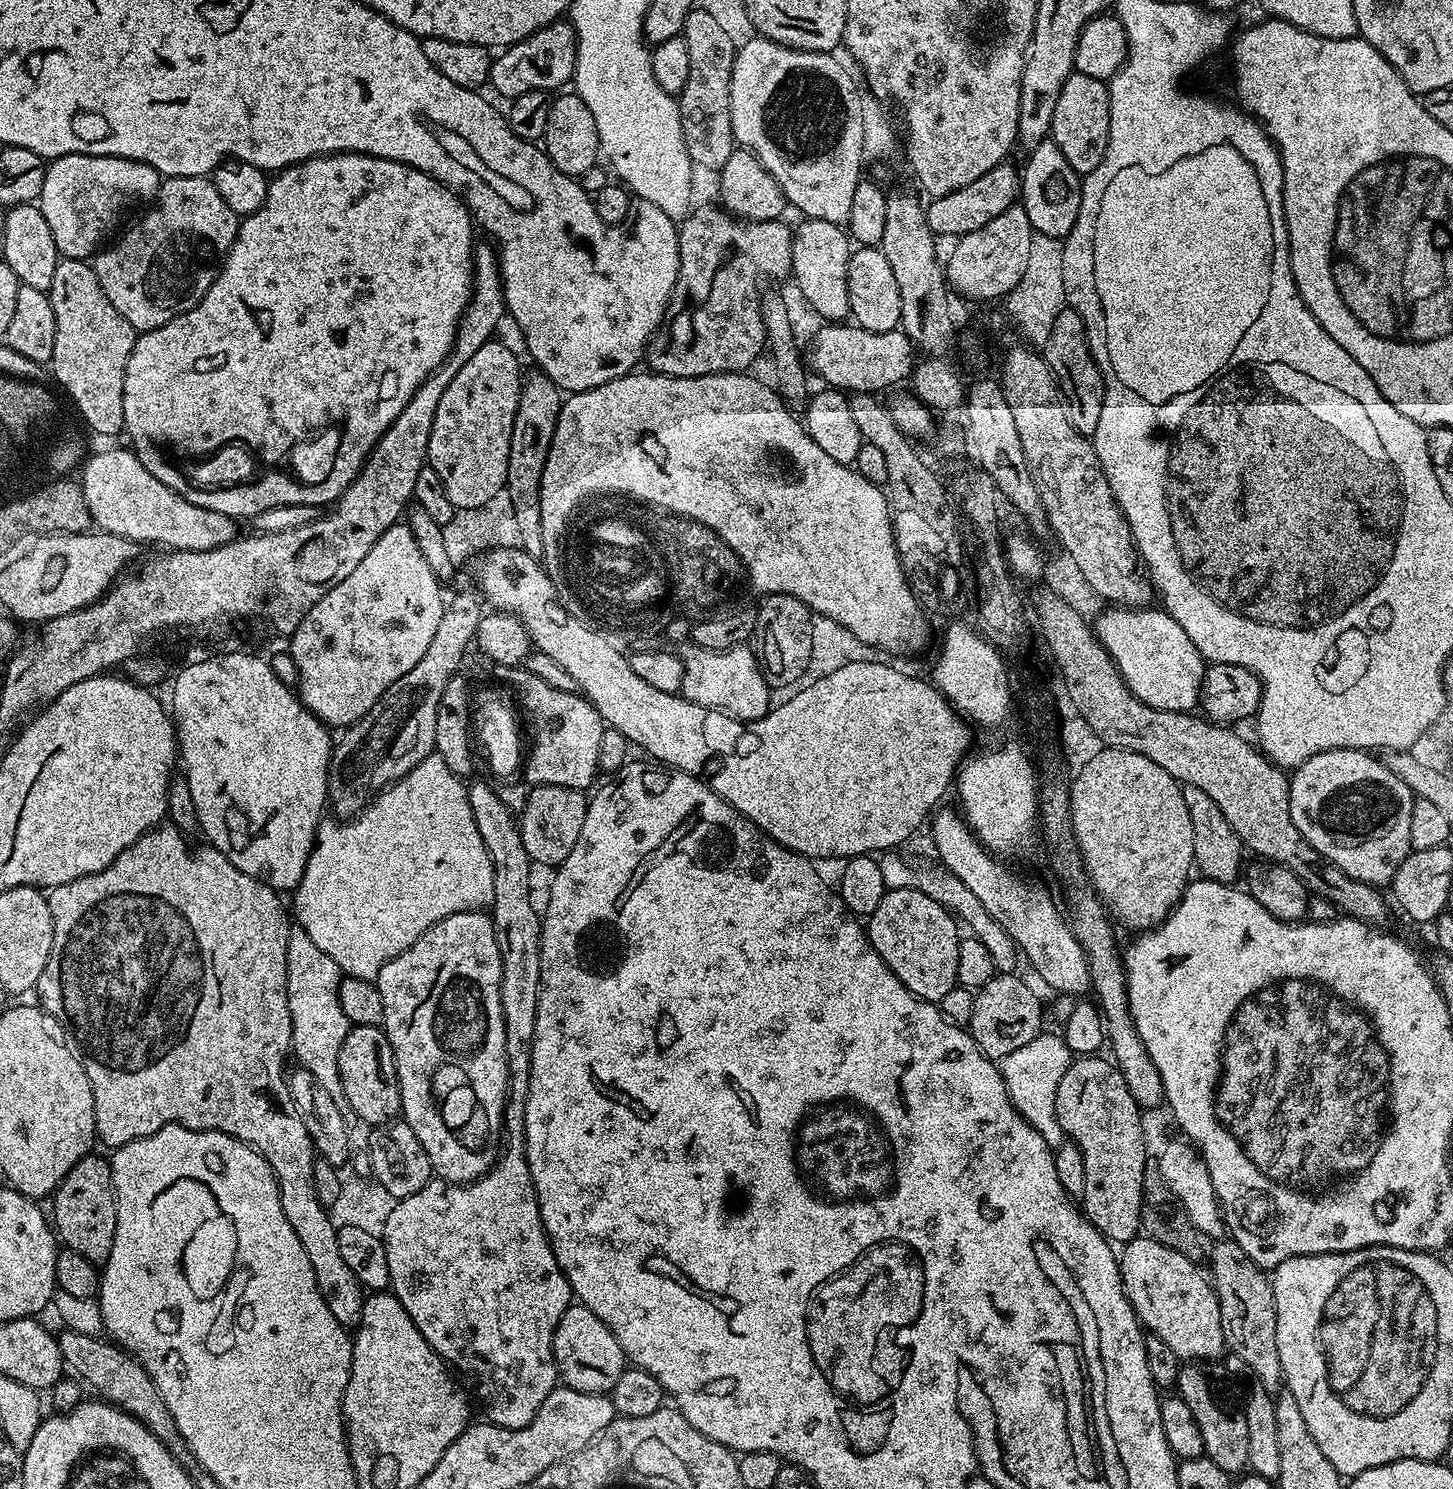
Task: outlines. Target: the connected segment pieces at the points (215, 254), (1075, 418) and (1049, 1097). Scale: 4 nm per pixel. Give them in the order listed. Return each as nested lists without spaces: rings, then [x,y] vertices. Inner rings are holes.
[[[208,176],[167,177],[148,210],[117,244],[109,243],[103,250],[97,251],[91,261],[106,298],[110,298],[114,310],[118,310],[118,314],[122,314],[122,318],[126,318],[126,322],[130,322],[137,333],[166,326],[166,322],[194,310],[194,306],[202,302],[206,290],[210,290],[220,273],[220,266],[230,246],[236,241],[241,222],[241,217],[236,216],[230,206],[226,206],[225,199],[218,194]]]
[[[1065,306],[1054,318],[1049,338],[1042,345],[1042,355],[1048,363],[1052,377],[1056,379],[1056,386],[1067,407],[1068,417],[1074,430],[1078,430],[1083,436],[1095,437],[1098,418],[1102,418],[1104,405],[1104,376],[1100,373],[1096,357],[1093,356],[1088,345],[1086,326],[1073,308]]]
[[[1048,1030],[1041,1031],[1026,1046],[1006,1054],[998,1061],[998,1067],[1006,1090],[1010,1094],[1010,1102],[1042,1134],[1046,1146],[1055,1149],[1062,1146],[1066,1138],[1062,1126],[1058,1126],[1058,1110],[1054,1110],[1054,1098],[1058,1094],[1058,1082],[1062,1082],[1062,1074],[1072,1065],[1074,1053],[1068,1049],[1063,1035],[1051,1036]]]

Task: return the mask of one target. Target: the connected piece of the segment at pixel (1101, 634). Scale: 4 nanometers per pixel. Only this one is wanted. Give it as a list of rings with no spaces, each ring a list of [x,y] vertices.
[[[1156,606],[1105,608],[1108,609],[1094,620],[1094,631],[1118,666],[1128,689],[1154,710],[1192,712],[1200,704],[1206,661],[1194,642],[1190,642],[1190,634],[1174,622],[1169,612]]]

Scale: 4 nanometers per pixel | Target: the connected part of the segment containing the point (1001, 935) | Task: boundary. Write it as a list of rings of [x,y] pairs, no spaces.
[[[890,850],[883,853],[879,857],[880,869],[882,870],[882,880],[886,890],[900,889],[900,888],[914,888],[920,892],[926,894],[927,897],[933,898],[936,902],[942,905],[945,909],[951,912],[962,924],[963,922],[970,926],[969,931],[977,937],[986,947],[986,950],[990,952],[990,958],[994,961],[994,966],[999,975],[1013,975],[1017,969],[1018,962],[1020,963],[1019,949],[1013,939],[1006,934],[1006,930],[997,920],[993,919],[991,914],[982,906],[982,902],[975,897],[973,893],[958,878],[955,878],[951,871],[942,866],[922,866],[920,864],[914,864],[904,857],[900,856],[901,853]]]

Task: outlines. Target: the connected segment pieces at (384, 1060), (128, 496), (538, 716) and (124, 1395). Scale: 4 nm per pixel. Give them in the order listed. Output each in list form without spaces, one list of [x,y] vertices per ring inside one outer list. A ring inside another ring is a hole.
[[[349,1027],[346,1042],[342,1042],[342,1050],[338,1050],[338,1070],[342,1078],[342,1090],[353,1117],[356,1115],[358,1119],[365,1120],[368,1126],[379,1126],[393,1123],[401,1115],[402,1094],[394,1050],[383,1027]]]
[[[108,448],[97,456],[89,455],[82,464],[85,504],[92,515],[91,523],[99,531],[135,540],[140,546],[165,544],[165,549],[177,552],[214,550],[237,539],[237,521],[233,517],[186,502],[186,498],[170,490],[170,486],[158,482],[158,478],[142,466],[135,452],[124,448]]]
[[[501,667],[499,672],[509,684],[504,683],[523,715],[528,715],[528,724],[532,727],[532,753],[527,753],[522,768],[523,779],[532,786],[549,784],[588,790],[592,779],[598,776],[598,746],[602,746],[602,734],[606,727],[604,719],[583,695],[554,690],[554,686],[546,686],[542,678],[530,674],[528,668]]]
[[[61,1331],[58,1339],[62,1358],[69,1369],[72,1368],[77,1377],[85,1385],[93,1388],[99,1399],[115,1404],[124,1412],[130,1413],[134,1418],[141,1420],[166,1447],[171,1448],[173,1456],[180,1458],[185,1455],[184,1439],[180,1436],[178,1426],[150,1374],[136,1361],[136,1358],[125,1352],[119,1344],[108,1338],[87,1336],[72,1331]],[[88,1383],[88,1384],[87,1384]],[[183,1454],[183,1455],[182,1455]]]

